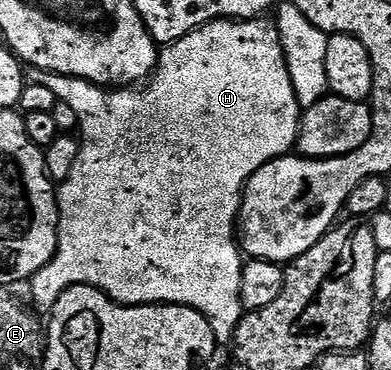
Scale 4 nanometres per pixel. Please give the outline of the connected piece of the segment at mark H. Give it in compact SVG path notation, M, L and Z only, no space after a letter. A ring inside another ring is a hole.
M261 17L258 19L216 19L212 23L202 25L176 43L167 44L159 52L155 72L143 89L109 89L91 83L88 79L76 79L72 75L57 75L54 71L37 70L34 79L35 82L46 85L46 89L54 89L57 100L72 106L74 113L78 113L80 122L78 135L82 142L78 161L70 177L58 187L60 245L55 257L37 275L32 276L30 280L31 302L41 312L48 313L55 307L58 297L62 297L67 287L88 283L91 287L107 293L115 303L122 303L125 307L177 303L183 307L198 309L210 321L216 334L217 344L231 344L232 337L236 333L236 326L246 314L242 305L242 269L246 259L237 239L240 200L244 198L244 186L247 185L250 176L258 173L258 169L262 169L262 165L289 154L297 146L300 138L302 108L294 91L277 24L271 18Z

